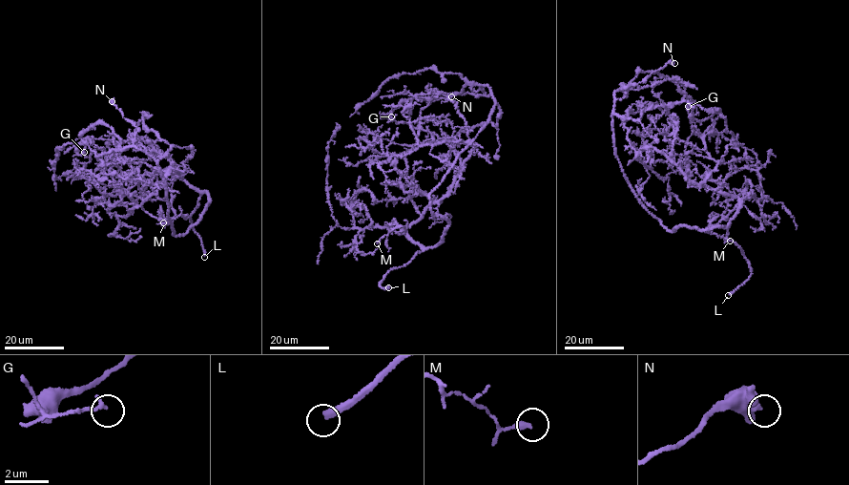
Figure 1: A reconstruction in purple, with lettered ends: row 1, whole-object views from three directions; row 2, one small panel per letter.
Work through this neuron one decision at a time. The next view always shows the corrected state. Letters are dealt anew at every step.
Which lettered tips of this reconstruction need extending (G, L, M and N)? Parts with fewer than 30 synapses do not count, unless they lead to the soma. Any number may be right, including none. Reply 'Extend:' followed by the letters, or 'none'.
Extend: L

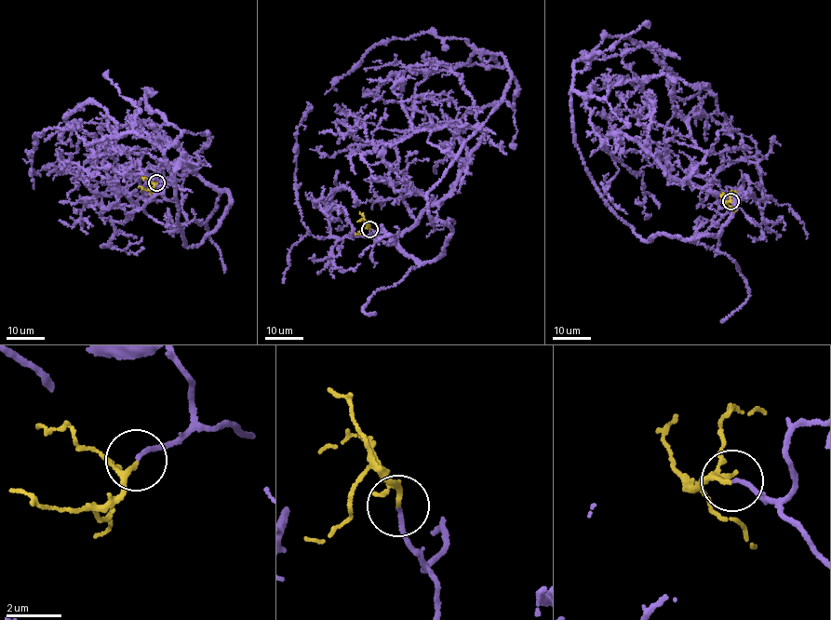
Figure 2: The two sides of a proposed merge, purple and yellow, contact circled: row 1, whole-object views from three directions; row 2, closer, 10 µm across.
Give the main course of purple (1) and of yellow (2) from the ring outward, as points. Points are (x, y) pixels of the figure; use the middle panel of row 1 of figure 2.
1: (368, 229), (422, 262), (442, 253), (429, 191), (515, 79), (512, 106), (436, 129), (361, 122), (338, 144)
2: (368, 229), (365, 224), (361, 232), (355, 233)

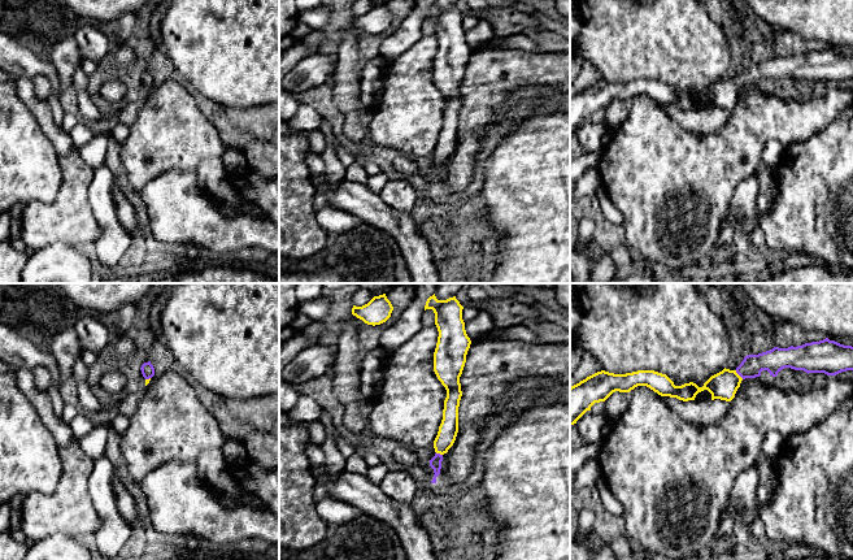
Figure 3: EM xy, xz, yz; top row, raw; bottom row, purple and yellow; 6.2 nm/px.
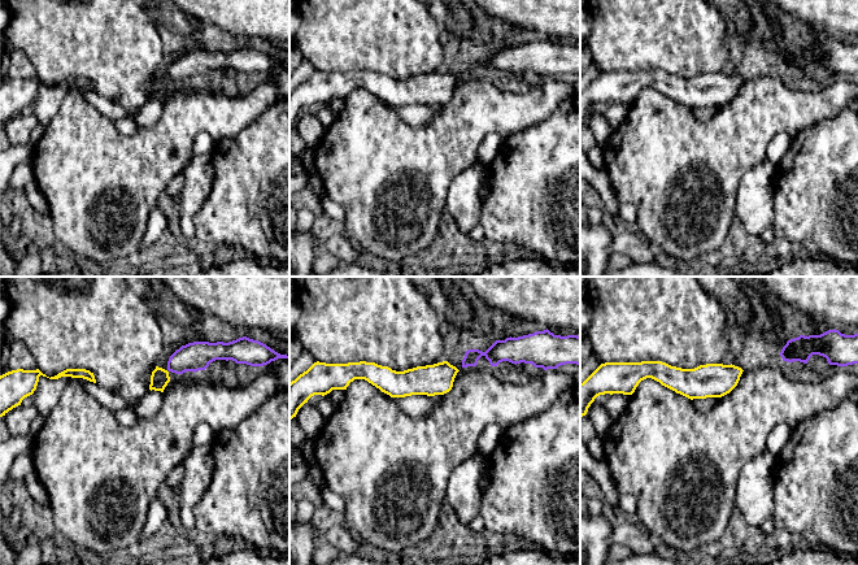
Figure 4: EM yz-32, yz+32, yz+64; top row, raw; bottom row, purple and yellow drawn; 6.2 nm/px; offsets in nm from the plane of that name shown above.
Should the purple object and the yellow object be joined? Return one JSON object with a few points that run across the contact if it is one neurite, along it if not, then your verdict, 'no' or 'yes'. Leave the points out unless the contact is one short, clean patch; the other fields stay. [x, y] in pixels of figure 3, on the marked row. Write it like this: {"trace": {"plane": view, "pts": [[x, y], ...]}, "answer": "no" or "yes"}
{"trace": {"plane": "yz", "pts": [[774, 360], [756, 363], [739, 374], [723, 385]]}, "answer": "yes"}

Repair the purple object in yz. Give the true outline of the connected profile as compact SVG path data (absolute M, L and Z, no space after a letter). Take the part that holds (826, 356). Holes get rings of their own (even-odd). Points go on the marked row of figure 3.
M828 338L797 347L774 347L758 355L745 356L735 370L724 368L711 375L702 387L693 382L675 386L666 374L654 370L637 370L626 374L601 370L570 387L570 426L576 424L587 411L591 411L595 403L605 401L615 391L630 392L637 386L647 386L661 396L688 401L695 400L698 392L708 390L711 394L711 400L731 401L743 379L760 377L762 370L776 377L784 368L804 370L808 374L836 375L853 370L853 347Z

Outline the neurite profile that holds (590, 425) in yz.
M587 411L578 421L578 431L584 443L600 443L602 440L602 430L608 425L608 420L602 414L595 414Z

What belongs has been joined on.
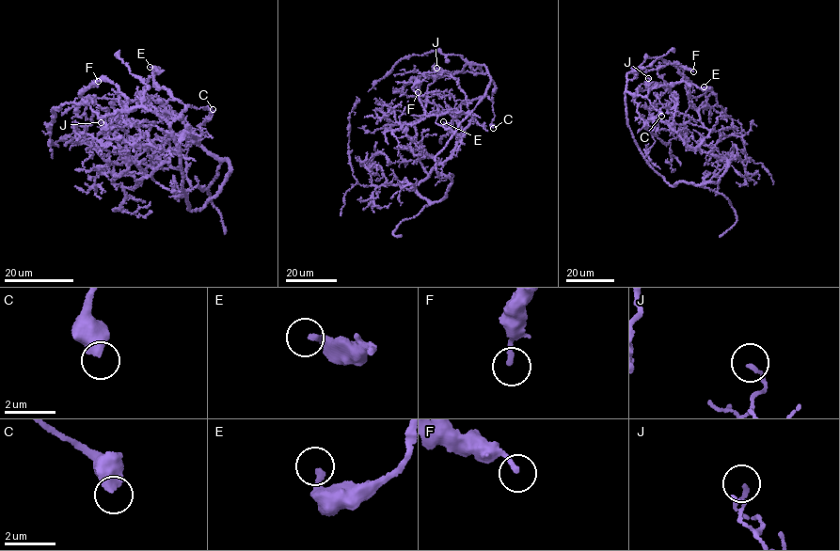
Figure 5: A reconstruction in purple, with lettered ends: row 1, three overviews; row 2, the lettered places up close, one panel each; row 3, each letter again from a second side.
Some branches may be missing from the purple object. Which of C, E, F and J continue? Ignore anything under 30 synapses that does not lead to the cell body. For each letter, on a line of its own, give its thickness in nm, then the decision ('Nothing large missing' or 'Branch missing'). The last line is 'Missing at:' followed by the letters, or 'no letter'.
C: Thickness 500 nm. Nothing large missing
E: Thickness 240 nm. Nothing large missing
F: Thickness 170 nm. Nothing large missing
J: Thickness 160 nm. Nothing large missing
Missing at: no letter

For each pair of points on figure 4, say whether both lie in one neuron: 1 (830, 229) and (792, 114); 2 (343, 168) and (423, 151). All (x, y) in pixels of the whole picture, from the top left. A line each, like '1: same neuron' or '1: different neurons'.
1: different neurons
2: same neuron

